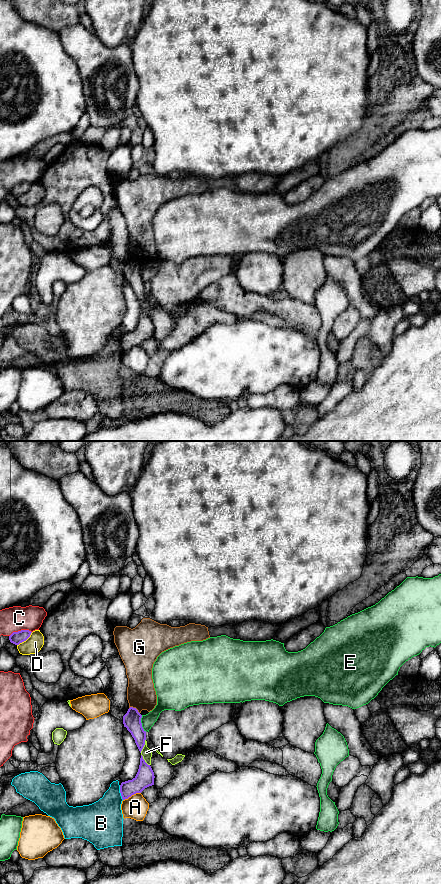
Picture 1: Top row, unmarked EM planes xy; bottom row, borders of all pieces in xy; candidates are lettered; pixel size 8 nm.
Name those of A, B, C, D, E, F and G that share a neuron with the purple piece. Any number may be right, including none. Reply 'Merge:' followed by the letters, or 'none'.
Merge: none

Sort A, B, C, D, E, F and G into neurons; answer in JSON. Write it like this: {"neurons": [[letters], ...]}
{"neurons": [["A"], ["B"], ["C"], ["D"], ["E"], ["F"], ["G"]]}

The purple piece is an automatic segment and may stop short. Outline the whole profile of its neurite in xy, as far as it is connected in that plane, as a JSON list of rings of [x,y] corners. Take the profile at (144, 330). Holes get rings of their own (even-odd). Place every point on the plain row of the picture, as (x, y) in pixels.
[[[141,307],[136,328],[132,332],[122,334],[120,337],[122,351],[128,351],[136,345],[141,345],[145,340],[154,337],[154,330],[155,328],[151,318],[145,314]]]

